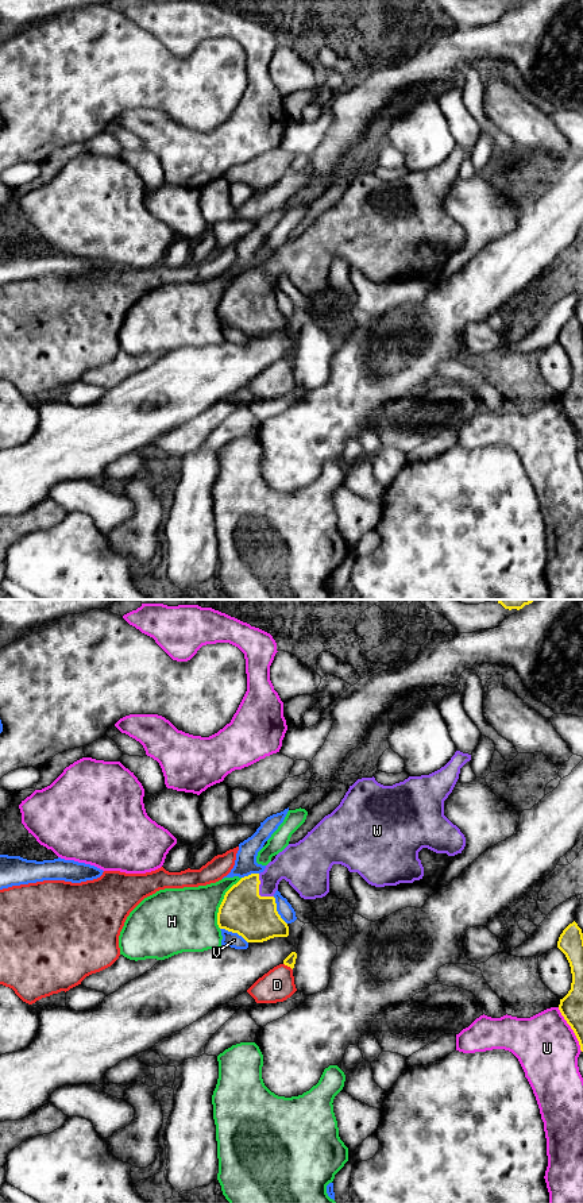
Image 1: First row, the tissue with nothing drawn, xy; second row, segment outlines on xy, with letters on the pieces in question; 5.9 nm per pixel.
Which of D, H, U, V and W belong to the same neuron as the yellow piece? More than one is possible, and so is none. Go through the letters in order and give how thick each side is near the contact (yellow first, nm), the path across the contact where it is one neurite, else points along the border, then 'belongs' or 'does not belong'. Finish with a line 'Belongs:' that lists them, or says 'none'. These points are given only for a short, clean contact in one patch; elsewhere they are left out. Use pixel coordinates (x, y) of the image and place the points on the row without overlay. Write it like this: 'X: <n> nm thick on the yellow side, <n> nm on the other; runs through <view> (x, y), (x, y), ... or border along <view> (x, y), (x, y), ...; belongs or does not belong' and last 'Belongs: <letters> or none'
D: 60 nm thick on the yellow side, 190 nm on the other; does not belong
H: 280 nm thick on the yellow side, 380 nm on the other; does not belong
U: 140 nm thick on the yellow side, 380 nm on the other; does not belong
V: 280 nm thick on the yellow side, 90 nm on the other; does not belong
W: 280 nm thick on the yellow side, 190 nm on the other; runs through xy (255, 313), (258, 286), (282, 262), (290, 259); belongs
Belongs: W

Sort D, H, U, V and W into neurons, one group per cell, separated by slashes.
D / H / U / V / W

